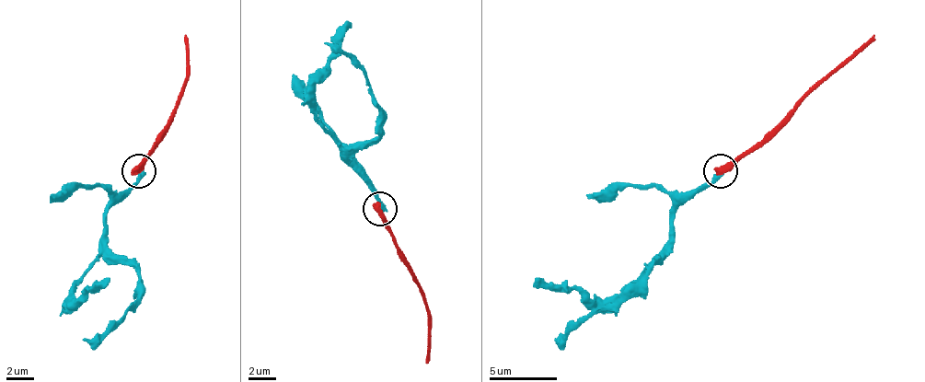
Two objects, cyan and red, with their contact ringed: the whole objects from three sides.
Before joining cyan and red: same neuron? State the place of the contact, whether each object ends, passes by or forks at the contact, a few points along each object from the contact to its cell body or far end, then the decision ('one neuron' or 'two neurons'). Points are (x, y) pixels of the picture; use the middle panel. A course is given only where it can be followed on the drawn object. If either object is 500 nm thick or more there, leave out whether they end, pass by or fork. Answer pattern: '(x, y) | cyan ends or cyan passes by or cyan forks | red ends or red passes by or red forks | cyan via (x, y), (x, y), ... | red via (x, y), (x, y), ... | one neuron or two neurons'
(380, 208) | cyan via (381, 209), (377, 192), (347, 161), (377, 137), (381, 110), (371, 83), (347, 55), (323, 42) | red via (381, 209), (387, 233), (429, 311), (425, 363) | two neurons

